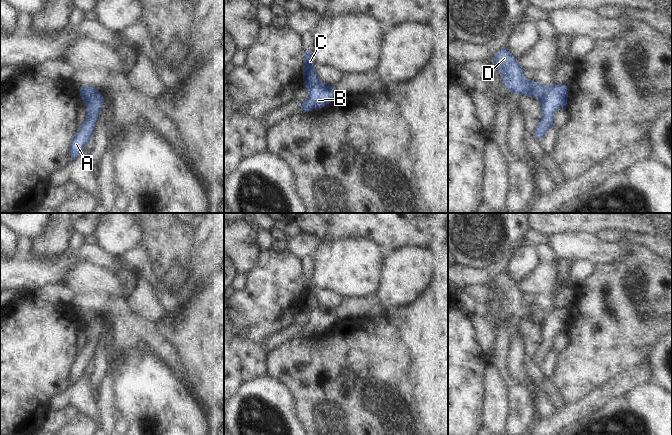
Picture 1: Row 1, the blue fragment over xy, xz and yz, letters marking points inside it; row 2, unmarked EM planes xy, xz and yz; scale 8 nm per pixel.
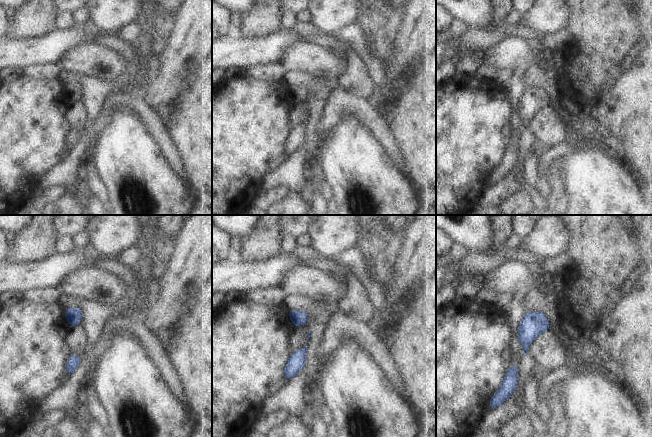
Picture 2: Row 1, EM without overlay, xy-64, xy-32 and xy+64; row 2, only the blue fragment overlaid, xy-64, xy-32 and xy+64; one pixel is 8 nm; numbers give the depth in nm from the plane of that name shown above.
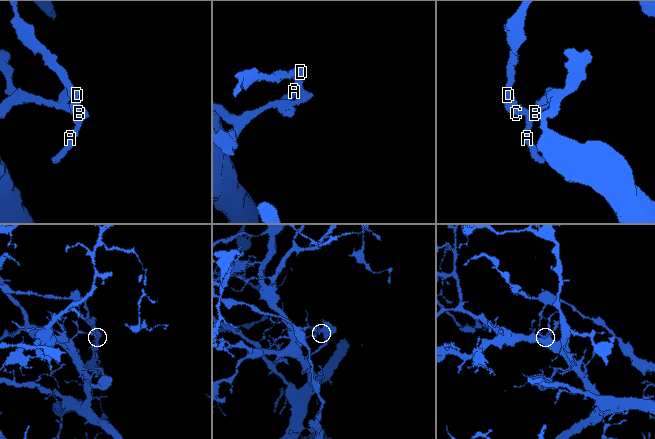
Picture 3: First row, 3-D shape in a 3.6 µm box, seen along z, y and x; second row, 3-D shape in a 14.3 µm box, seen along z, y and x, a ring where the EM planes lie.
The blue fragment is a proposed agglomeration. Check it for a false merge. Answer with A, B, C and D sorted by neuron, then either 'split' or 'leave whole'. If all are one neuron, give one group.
A B / C D; split

